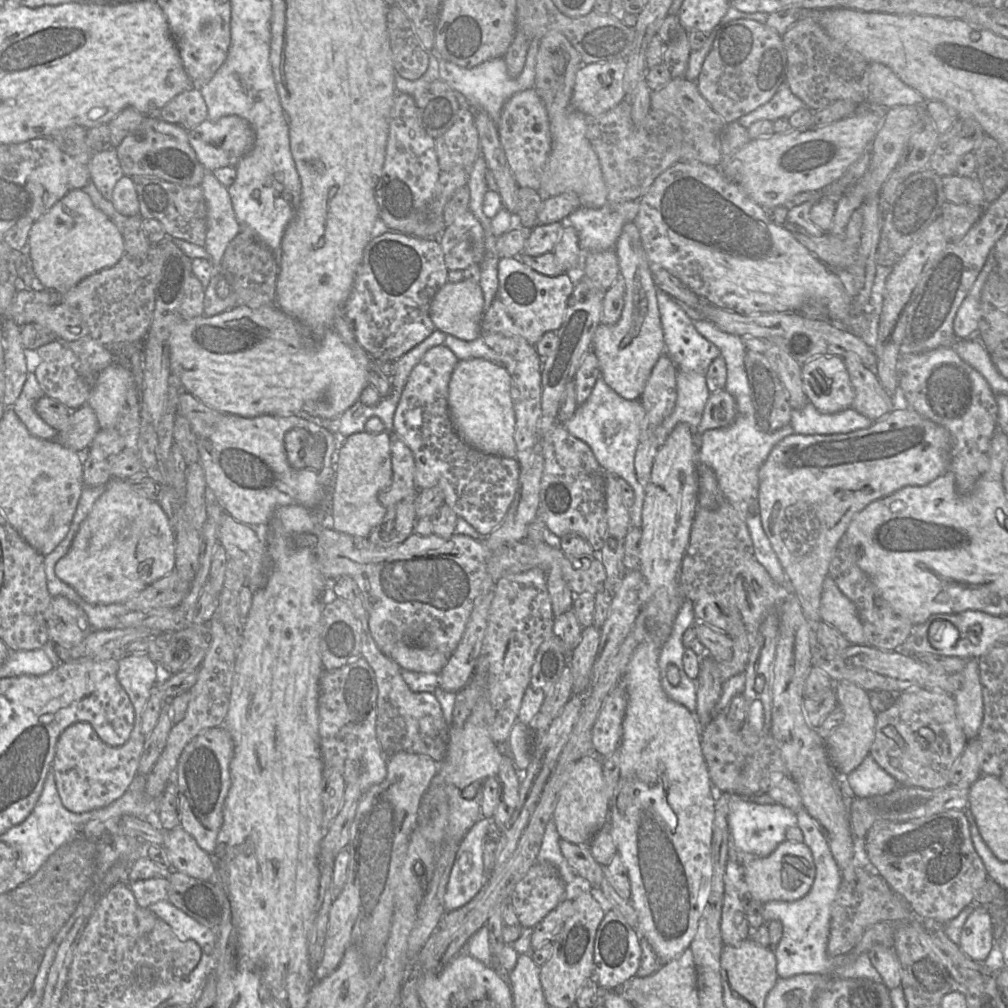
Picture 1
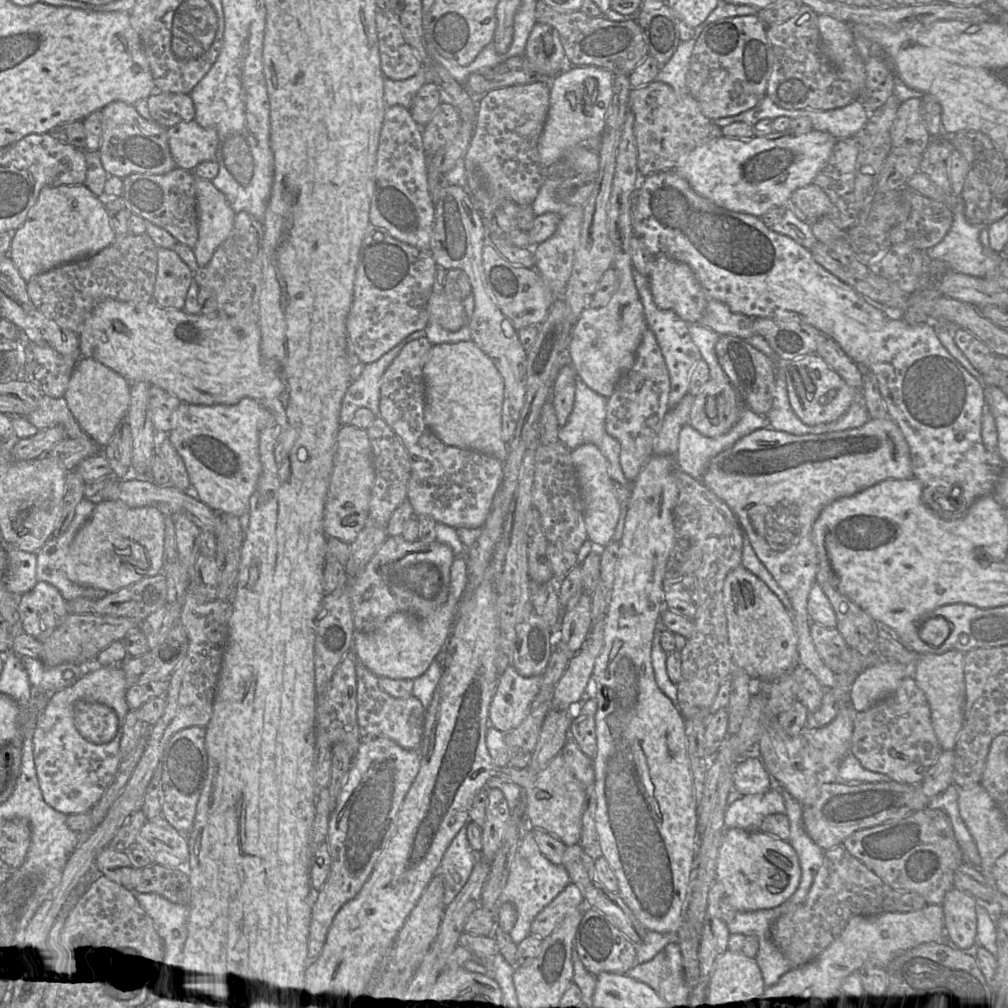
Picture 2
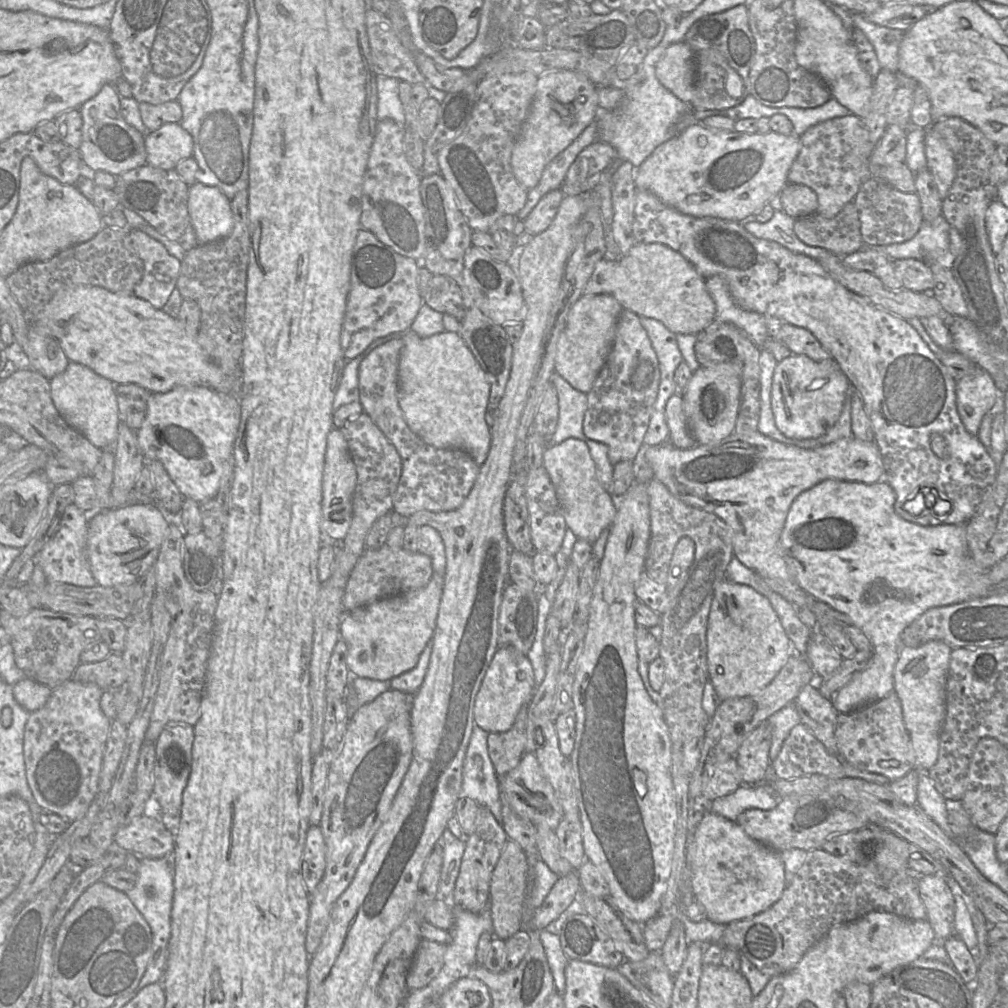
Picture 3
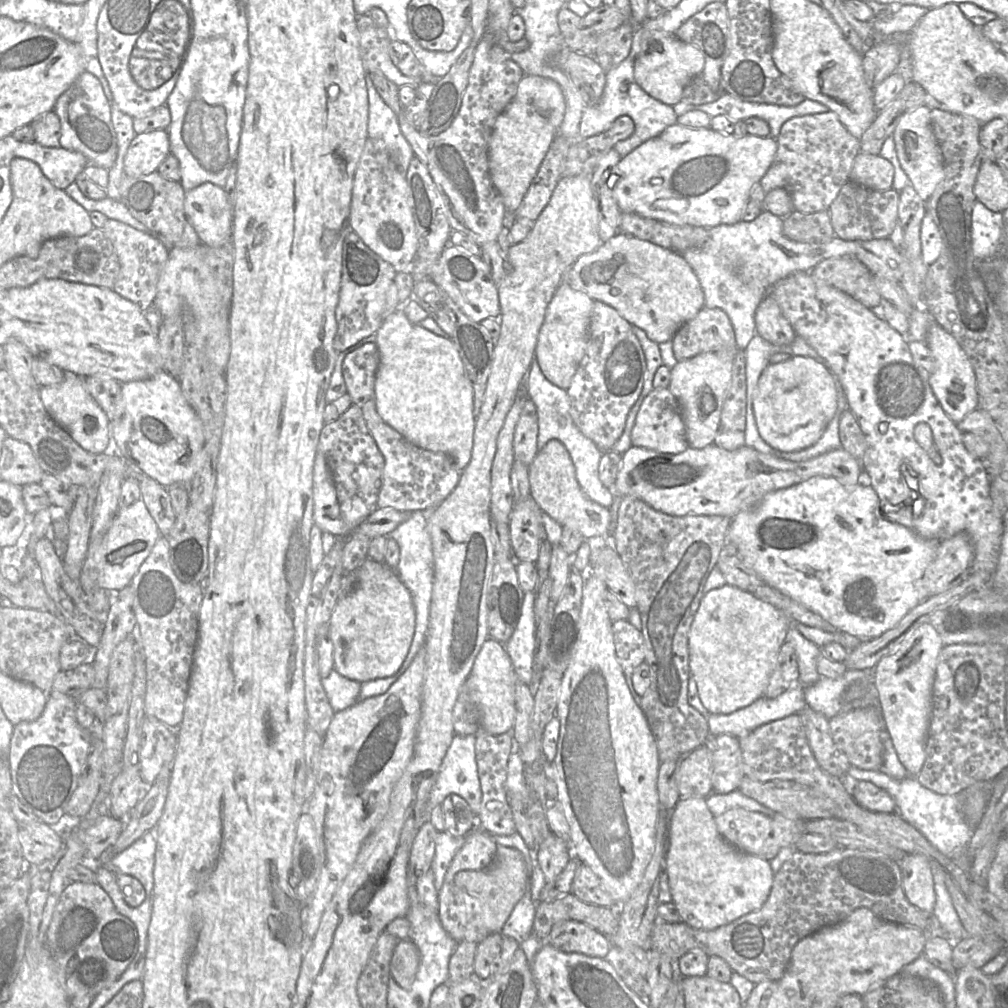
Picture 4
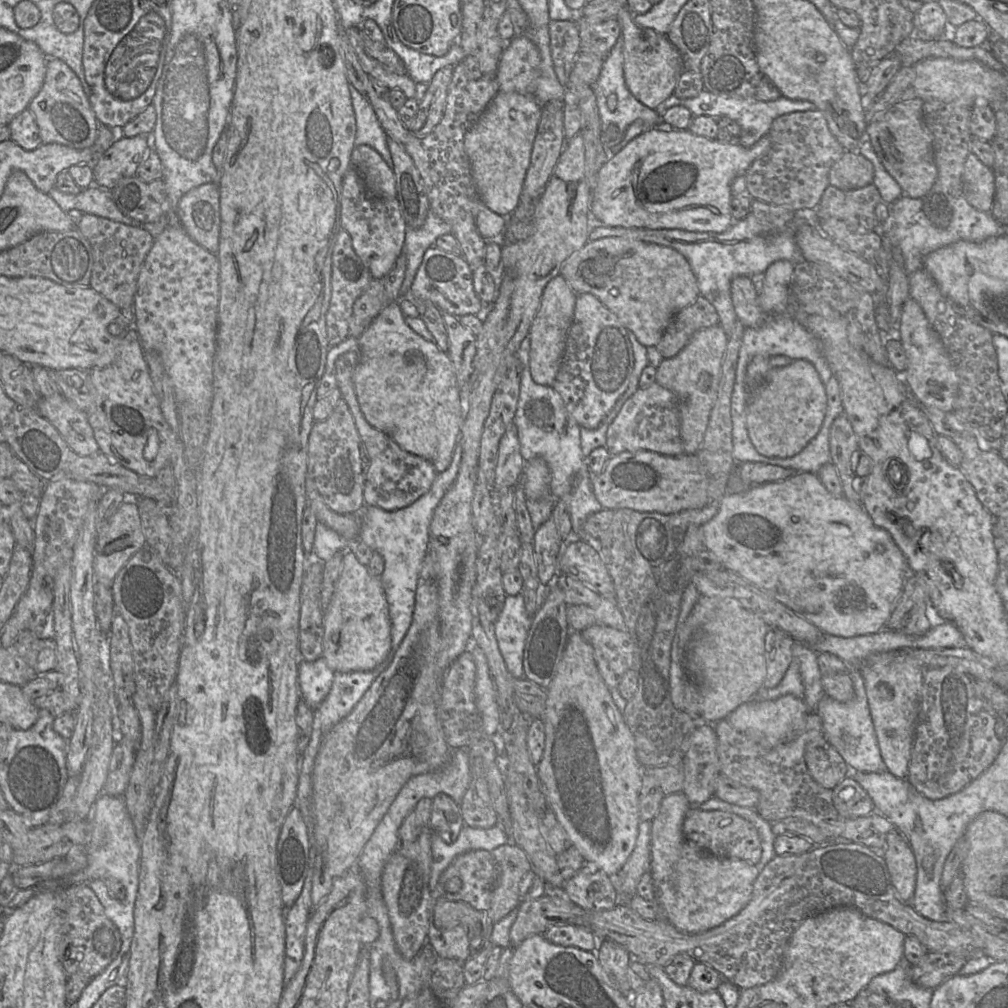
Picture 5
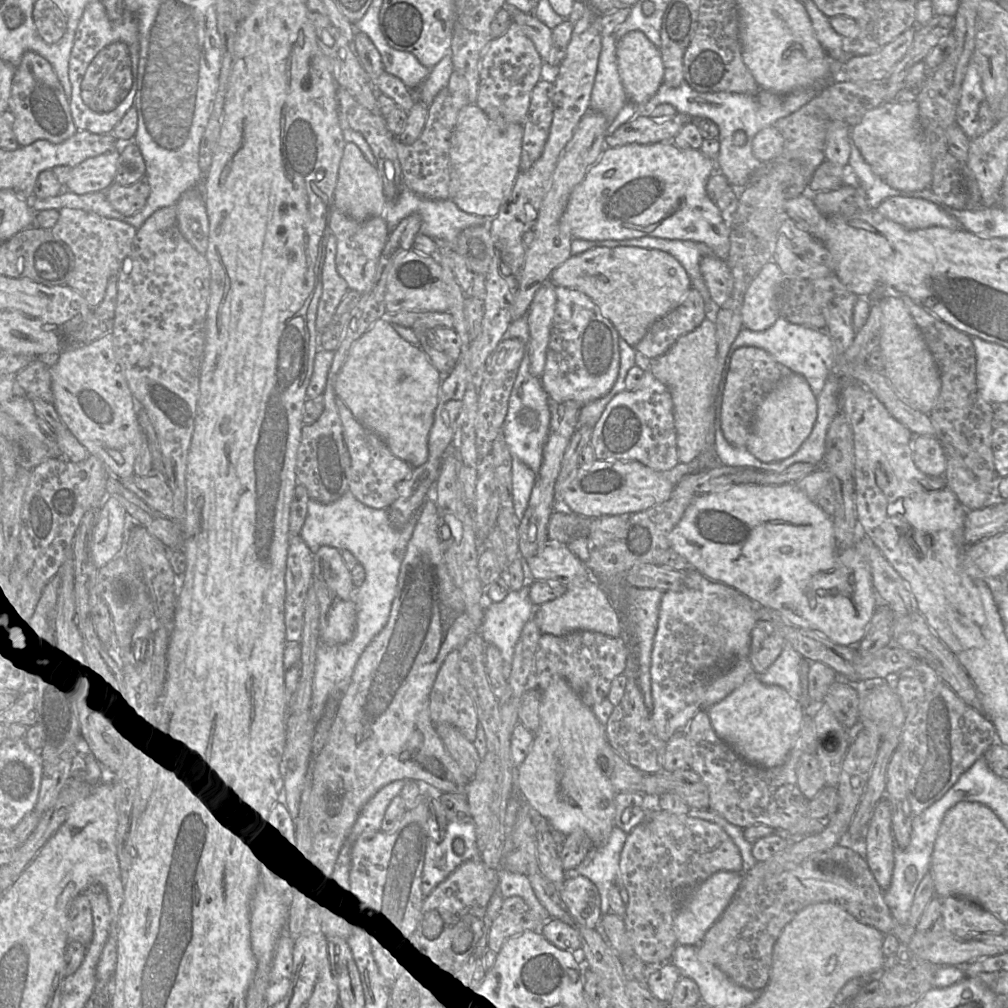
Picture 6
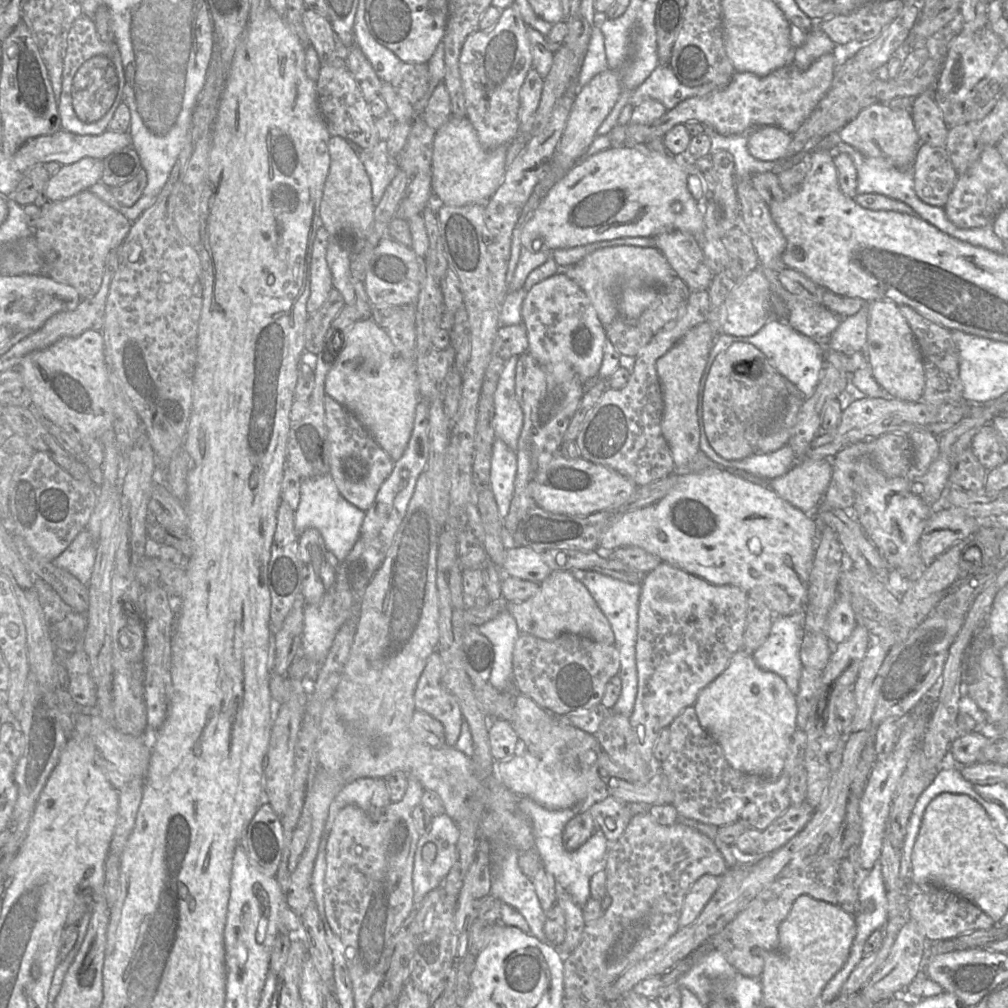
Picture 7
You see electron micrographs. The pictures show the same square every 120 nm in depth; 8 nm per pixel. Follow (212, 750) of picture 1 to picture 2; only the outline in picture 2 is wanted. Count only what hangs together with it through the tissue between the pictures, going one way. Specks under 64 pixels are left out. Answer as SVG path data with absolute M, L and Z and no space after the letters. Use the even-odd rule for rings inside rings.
M197 726L180 730L167 743L161 759L162 816L182 834L193 827L197 803L209 774L205 734L205 728Z

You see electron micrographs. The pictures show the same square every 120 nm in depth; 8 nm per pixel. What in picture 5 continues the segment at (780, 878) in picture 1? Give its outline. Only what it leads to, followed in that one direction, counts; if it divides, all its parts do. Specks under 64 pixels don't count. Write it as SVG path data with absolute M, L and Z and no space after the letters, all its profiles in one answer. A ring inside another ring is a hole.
M674 793L663 798L656 816L651 820L651 874L653 876L653 882L655 886L655 901L658 902L664 909L664 918L671 924L673 924L681 932L688 934L697 934L704 933L721 925L722 923L726 922L727 920L738 914L748 904L753 892L754 882L756 881L760 873L760 869L757 867L756 864L750 864L743 860L720 858L714 856L700 849L695 844L689 842L683 834L683 822L687 812L691 808L693 808L693 806L690 804L687 797L683 793Z

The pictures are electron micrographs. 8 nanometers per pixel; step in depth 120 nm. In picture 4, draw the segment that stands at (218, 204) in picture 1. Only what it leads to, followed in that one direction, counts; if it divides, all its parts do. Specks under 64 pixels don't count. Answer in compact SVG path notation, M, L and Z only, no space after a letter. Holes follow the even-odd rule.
M204 183L187 191L184 209L202 244L217 248L231 243L232 207L224 188Z

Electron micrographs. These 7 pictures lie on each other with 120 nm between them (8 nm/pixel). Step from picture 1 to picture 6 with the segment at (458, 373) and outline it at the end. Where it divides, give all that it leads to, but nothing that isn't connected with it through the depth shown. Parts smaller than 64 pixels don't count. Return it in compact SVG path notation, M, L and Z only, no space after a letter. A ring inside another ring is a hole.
M381 318L352 342L347 358L336 375L333 389L364 428L380 437L394 456L416 467L427 459L428 435L438 404L440 382L441 374L421 348L403 339L393 324Z

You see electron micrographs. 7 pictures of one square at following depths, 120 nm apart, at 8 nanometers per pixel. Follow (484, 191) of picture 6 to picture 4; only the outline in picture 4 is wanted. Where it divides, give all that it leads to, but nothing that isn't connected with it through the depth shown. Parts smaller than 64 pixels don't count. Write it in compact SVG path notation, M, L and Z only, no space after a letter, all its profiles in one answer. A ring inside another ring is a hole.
M524 75L514 98L497 117L488 147L489 174L507 212L517 212L522 204L542 160L559 132L565 110L565 97L556 81L538 75Z

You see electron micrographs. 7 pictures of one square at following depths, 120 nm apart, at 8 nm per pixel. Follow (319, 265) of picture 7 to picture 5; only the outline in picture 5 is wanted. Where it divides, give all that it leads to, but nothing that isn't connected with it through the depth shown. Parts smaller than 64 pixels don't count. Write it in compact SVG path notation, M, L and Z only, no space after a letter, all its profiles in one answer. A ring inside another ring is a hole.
M341 230L337 234L332 254L331 300L326 313L327 339L330 347L349 338L348 322L352 315L353 304L368 284L374 280L369 268L355 253L349 233Z

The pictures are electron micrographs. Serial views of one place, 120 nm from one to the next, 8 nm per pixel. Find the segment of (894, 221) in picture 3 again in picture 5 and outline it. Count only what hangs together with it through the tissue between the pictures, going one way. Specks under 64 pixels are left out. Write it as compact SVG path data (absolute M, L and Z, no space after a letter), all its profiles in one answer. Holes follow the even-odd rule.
M873 184L853 190L828 186L817 210L818 216L836 218L855 233L867 233L877 230L885 221L889 205L882 201Z

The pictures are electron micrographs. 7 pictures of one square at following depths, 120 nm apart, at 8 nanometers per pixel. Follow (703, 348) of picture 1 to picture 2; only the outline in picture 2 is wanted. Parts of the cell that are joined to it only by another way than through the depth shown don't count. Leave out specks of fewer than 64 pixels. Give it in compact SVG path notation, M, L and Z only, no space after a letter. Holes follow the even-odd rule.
M634 269L635 284L644 307L644 316L648 328L654 333L656 341L661 349L665 360L669 377L670 392L669 408L676 406L689 392L690 375L694 366L702 360L698 347L694 344L689 330L688 323L682 320L671 310L663 310L656 306L650 290L649 280Z

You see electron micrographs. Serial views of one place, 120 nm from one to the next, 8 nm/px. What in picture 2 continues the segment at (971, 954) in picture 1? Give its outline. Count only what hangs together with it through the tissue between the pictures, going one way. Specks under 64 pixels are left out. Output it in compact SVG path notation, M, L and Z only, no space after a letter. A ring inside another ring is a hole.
M957 889L949 890L941 907L944 913L945 935L954 947L968 951L976 945L978 901Z

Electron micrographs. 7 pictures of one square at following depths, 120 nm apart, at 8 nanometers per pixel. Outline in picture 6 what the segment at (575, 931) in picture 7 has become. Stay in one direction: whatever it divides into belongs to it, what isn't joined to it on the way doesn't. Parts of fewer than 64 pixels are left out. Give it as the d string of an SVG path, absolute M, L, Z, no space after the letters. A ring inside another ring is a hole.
M566 876L560 898L577 926L595 928L601 918L601 896L596 885L585 876Z

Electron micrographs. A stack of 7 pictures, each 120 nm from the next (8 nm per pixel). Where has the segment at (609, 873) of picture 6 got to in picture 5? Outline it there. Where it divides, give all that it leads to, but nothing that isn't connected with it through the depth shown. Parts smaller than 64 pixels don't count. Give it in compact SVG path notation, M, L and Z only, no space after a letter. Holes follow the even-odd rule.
M642 822L636 845L630 857L619 872L609 877L617 897L617 906L628 906L630 900L637 894L637 886L641 876L649 870L649 831L651 822Z

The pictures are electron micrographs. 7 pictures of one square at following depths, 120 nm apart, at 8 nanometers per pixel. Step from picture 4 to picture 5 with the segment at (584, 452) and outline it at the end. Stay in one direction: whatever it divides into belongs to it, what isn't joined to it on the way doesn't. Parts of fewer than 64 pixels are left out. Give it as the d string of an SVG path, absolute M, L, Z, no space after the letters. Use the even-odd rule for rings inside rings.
M527 336L522 341L517 355L522 363L522 379L520 384L520 395L517 411L514 417L513 425L517 429L517 435L520 443L520 452L523 459L527 462L536 457L543 458L551 470L550 491L557 499L567 497L570 506L570 515L572 523L572 534L578 540L582 540L583 525L591 514L599 512L604 508L595 497L592 490L592 476L585 454L581 448L580 431L581 427L575 422L567 411L561 395L550 386L540 385L533 381L530 371L530 337Z

